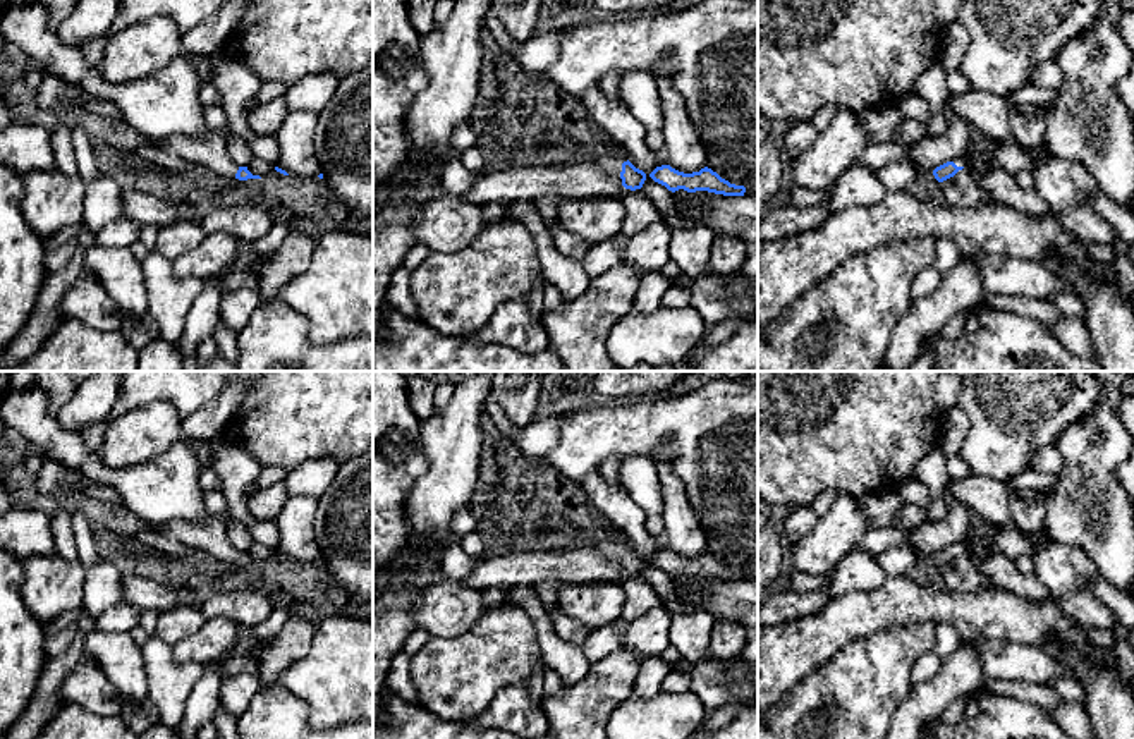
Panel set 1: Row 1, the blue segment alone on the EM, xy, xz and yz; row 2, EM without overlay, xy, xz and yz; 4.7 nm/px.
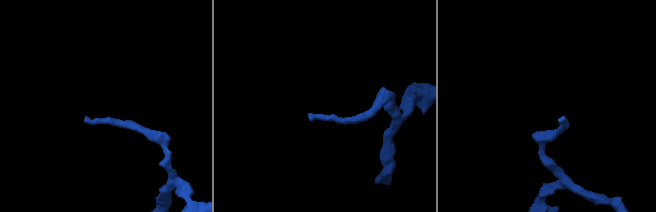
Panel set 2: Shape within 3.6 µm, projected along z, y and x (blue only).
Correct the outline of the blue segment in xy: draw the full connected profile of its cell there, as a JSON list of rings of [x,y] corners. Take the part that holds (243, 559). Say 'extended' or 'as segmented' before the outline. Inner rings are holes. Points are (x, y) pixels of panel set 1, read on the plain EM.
extended; [[[229,510],[218,516],[206,516],[199,522],[170,522],[167,526],[151,526],[148,522],[146,528],[155,533],[167,536],[174,541],[179,541],[186,547],[192,547],[196,550],[210,553],[213,559],[227,562],[227,564],[261,564],[259,560],[253,560],[247,552],[239,552],[227,536],[227,519],[230,517]]]

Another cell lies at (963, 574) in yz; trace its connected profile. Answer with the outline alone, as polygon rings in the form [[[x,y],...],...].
[[[967,553],[959,555],[954,562],[940,567],[945,589],[974,593],[985,586],[978,562]]]

